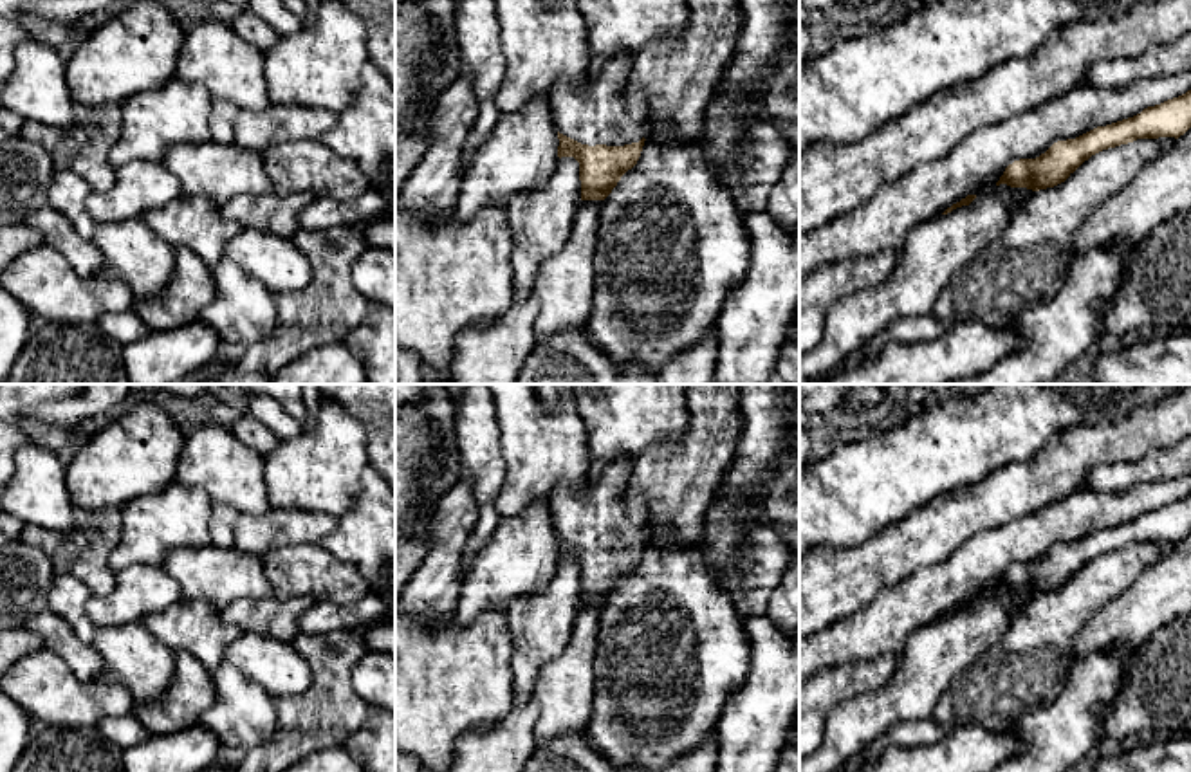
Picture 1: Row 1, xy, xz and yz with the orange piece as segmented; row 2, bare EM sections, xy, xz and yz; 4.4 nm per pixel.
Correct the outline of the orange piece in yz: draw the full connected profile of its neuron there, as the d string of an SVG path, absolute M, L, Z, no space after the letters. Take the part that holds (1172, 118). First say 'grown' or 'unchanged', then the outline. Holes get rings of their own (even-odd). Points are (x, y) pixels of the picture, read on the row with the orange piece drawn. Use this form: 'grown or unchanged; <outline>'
unchanged; M1191 90L1148 106L1140 114L1097 126L1076 139L1057 141L1036 159L1020 159L1009 164L996 182L1032 191L1065 182L1092 155L1133 142L1137 139L1178 139L1191 128Z

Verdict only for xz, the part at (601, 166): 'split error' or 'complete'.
split error

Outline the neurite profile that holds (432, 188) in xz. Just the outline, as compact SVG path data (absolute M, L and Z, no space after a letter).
M467 76L453 79L439 96L428 146L395 198L422 225L433 225L455 211L466 173L464 144L476 110L473 81Z

